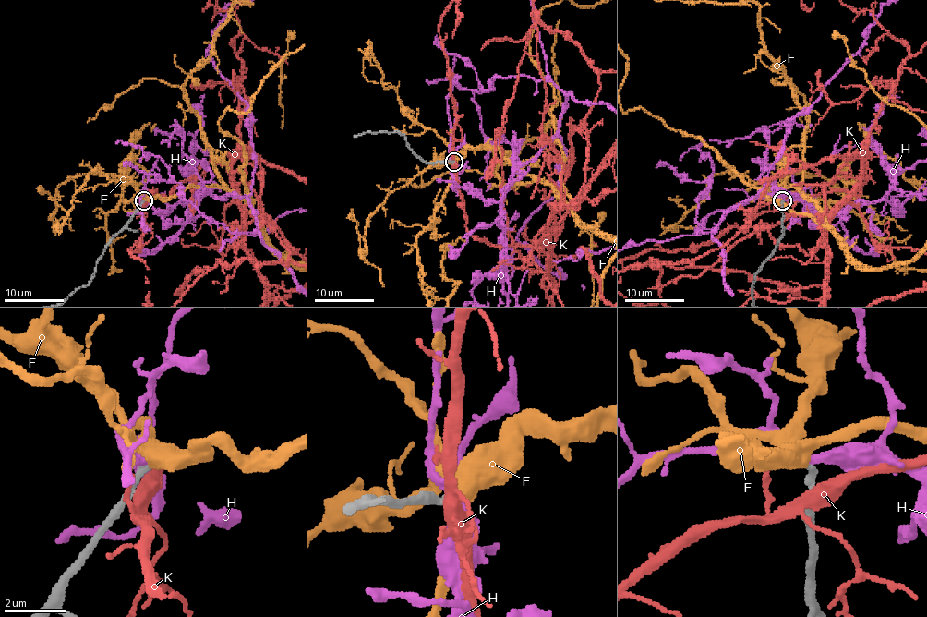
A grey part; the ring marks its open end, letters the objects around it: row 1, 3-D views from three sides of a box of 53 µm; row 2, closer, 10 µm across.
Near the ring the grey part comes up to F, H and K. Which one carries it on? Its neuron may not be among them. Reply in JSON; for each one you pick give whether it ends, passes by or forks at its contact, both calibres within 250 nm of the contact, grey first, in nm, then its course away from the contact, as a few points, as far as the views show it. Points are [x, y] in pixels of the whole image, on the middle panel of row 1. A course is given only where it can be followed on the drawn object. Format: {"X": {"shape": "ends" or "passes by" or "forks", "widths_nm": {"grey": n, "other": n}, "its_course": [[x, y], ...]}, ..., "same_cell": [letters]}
{"F": {"shape": "forks", "widths_nm": {"grey": 240, "other": 440}}, "same_cell": ["F"]}

